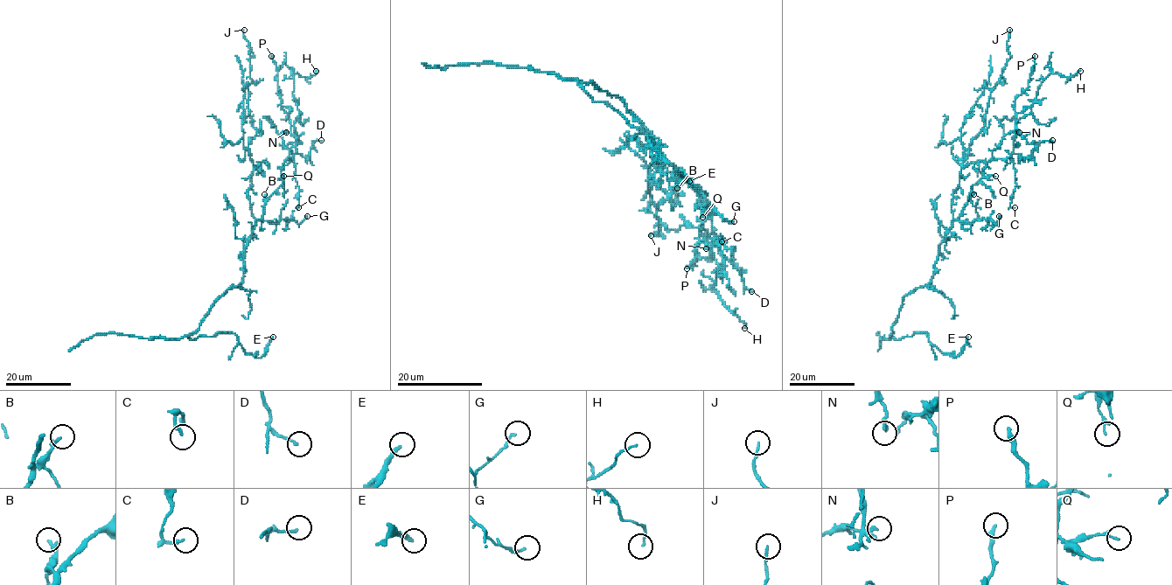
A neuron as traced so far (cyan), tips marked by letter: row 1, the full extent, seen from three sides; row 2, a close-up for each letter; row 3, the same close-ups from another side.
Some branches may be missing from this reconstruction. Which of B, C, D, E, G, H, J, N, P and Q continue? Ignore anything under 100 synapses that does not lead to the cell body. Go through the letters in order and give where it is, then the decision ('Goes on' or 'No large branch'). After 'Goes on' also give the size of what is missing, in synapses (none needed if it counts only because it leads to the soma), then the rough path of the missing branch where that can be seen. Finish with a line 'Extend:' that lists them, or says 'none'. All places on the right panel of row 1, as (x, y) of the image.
B: Place: (973, 194). No large branch
C: Place: (1015, 207). No large branch
D: Place: (1052, 140). No large branch
E: Place: (968, 337). Goes on. Roughly 190 synapses. Course of what is missing: (968, 337), (1008, 296), (1006, 252), (1023, 219), (1028, 212), (1049, 216), (1056, 208)
G: Place: (999, 216). No large branch
H: Place: (1080, 71). No large branch
J: Place: (1009, 30). No large branch
N: Place: (1019, 132). No large branch
P: Place: (1035, 56). No large branch
Q: Place: (995, 176). No large branch
Extend: E

